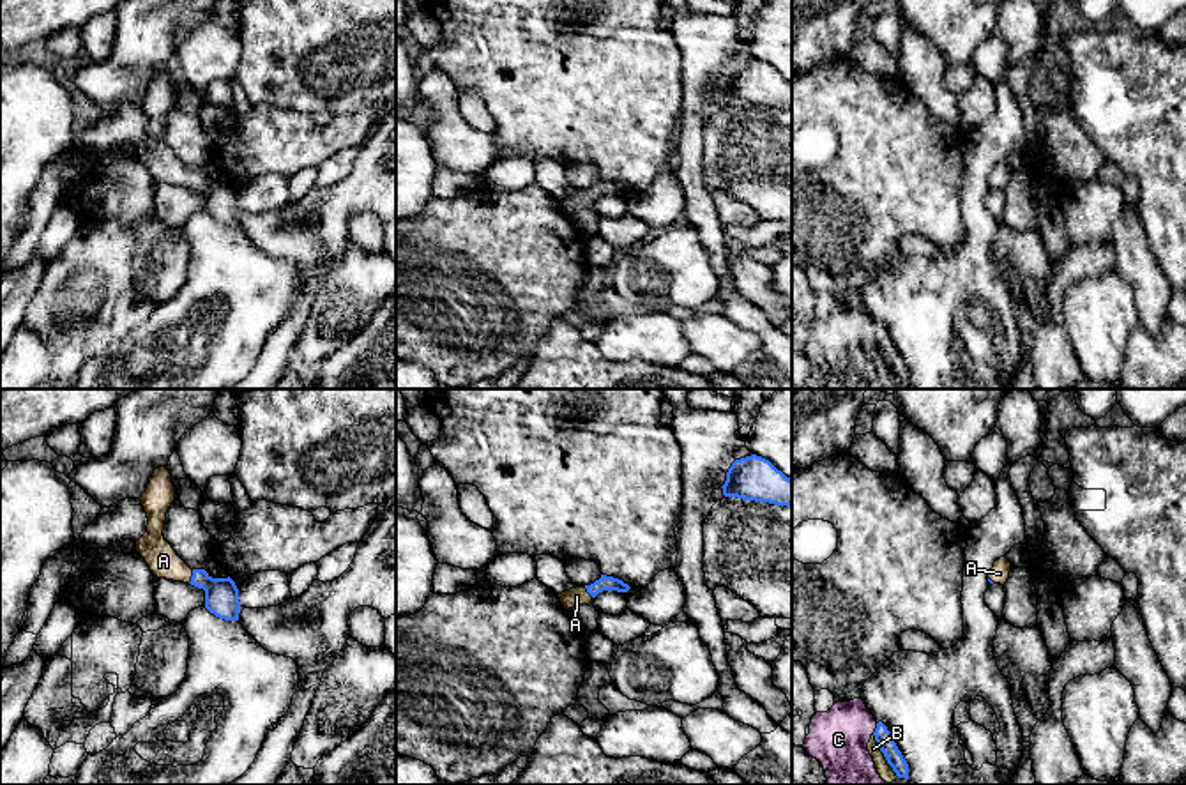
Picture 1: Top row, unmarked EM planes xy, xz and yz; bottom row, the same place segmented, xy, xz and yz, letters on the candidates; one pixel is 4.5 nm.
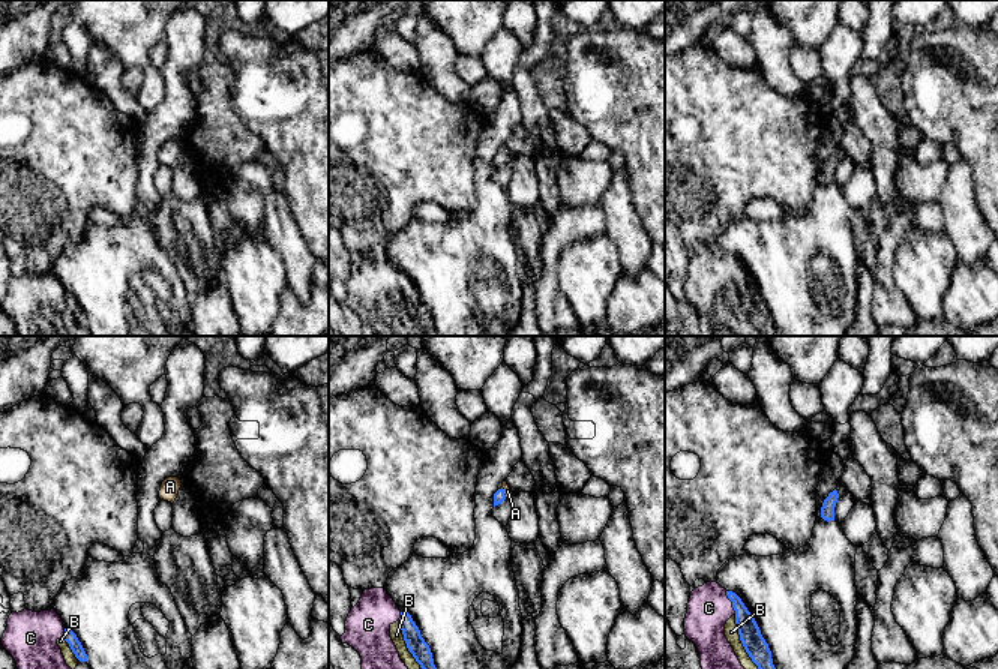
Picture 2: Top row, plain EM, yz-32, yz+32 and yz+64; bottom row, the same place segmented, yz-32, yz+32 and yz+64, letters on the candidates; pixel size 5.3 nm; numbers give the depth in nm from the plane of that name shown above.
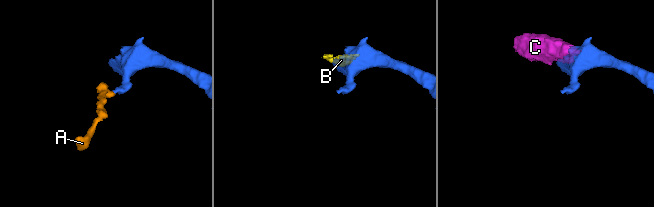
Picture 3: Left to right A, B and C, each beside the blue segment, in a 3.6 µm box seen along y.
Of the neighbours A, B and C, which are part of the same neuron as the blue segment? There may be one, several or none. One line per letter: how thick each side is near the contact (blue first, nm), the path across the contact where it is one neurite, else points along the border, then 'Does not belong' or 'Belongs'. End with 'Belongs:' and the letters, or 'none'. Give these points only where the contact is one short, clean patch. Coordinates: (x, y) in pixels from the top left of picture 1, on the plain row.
A: Thickness 160 nm (blue) against 140 nm. Path across: xy (221, 200), (209, 188), (191, 181), (163, 165). Belongs
B: Thickness 80 nm (blue) against 70 nm. Belongs
C: Thickness 80 nm (blue) against 280 nm. Belongs
Belongs: A, B, C

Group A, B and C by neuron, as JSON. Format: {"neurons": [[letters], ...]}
{"neurons": [["A", "B", "C"]]}

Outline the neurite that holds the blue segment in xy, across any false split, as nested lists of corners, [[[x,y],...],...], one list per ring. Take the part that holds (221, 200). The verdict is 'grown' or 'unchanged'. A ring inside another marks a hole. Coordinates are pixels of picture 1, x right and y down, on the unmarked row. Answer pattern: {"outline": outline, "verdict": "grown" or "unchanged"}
{"outline": [[[166,71],[154,74],[140,104],[148,129],[136,145],[136,156],[145,163],[152,179],[203,193],[205,212],[210,217],[224,225],[239,225],[240,205],[235,186],[230,180],[212,182],[205,173],[191,173],[163,140],[166,117],[175,104],[175,90]]], "verdict": "grown"}

